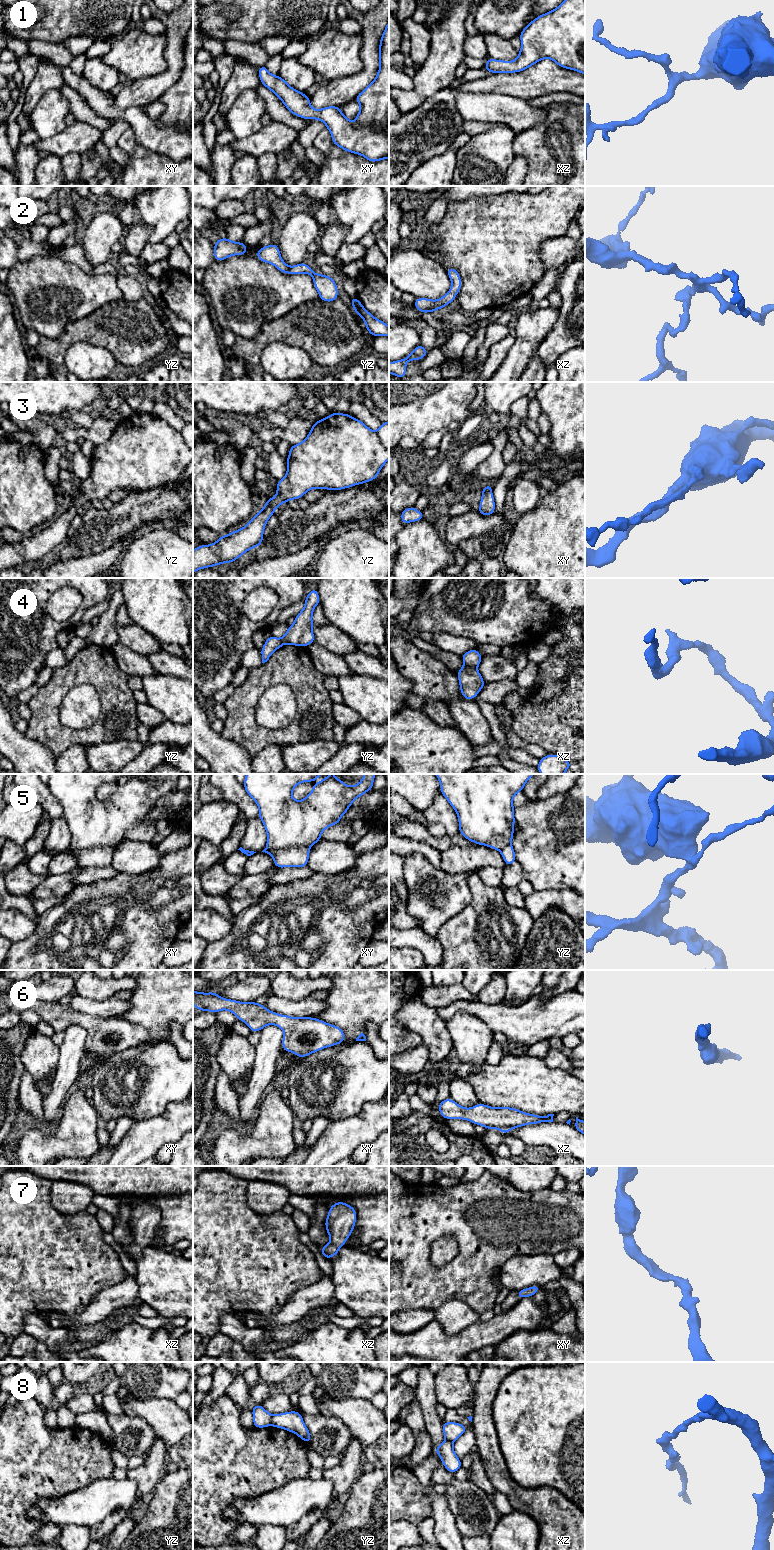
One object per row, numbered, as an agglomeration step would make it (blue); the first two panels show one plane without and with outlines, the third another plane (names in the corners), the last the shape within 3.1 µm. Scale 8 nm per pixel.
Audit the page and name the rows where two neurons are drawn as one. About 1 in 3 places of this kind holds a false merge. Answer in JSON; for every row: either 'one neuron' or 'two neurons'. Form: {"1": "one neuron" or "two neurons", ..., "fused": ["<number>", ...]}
{"1": "one neuron", "2": "one neuron", "3": "one neuron", "4": "two neurons", "5": "two neurons", "6": "one neuron", "7": "one neuron", "8": "two neurons", "fused": ["4", "5", "8"]}

